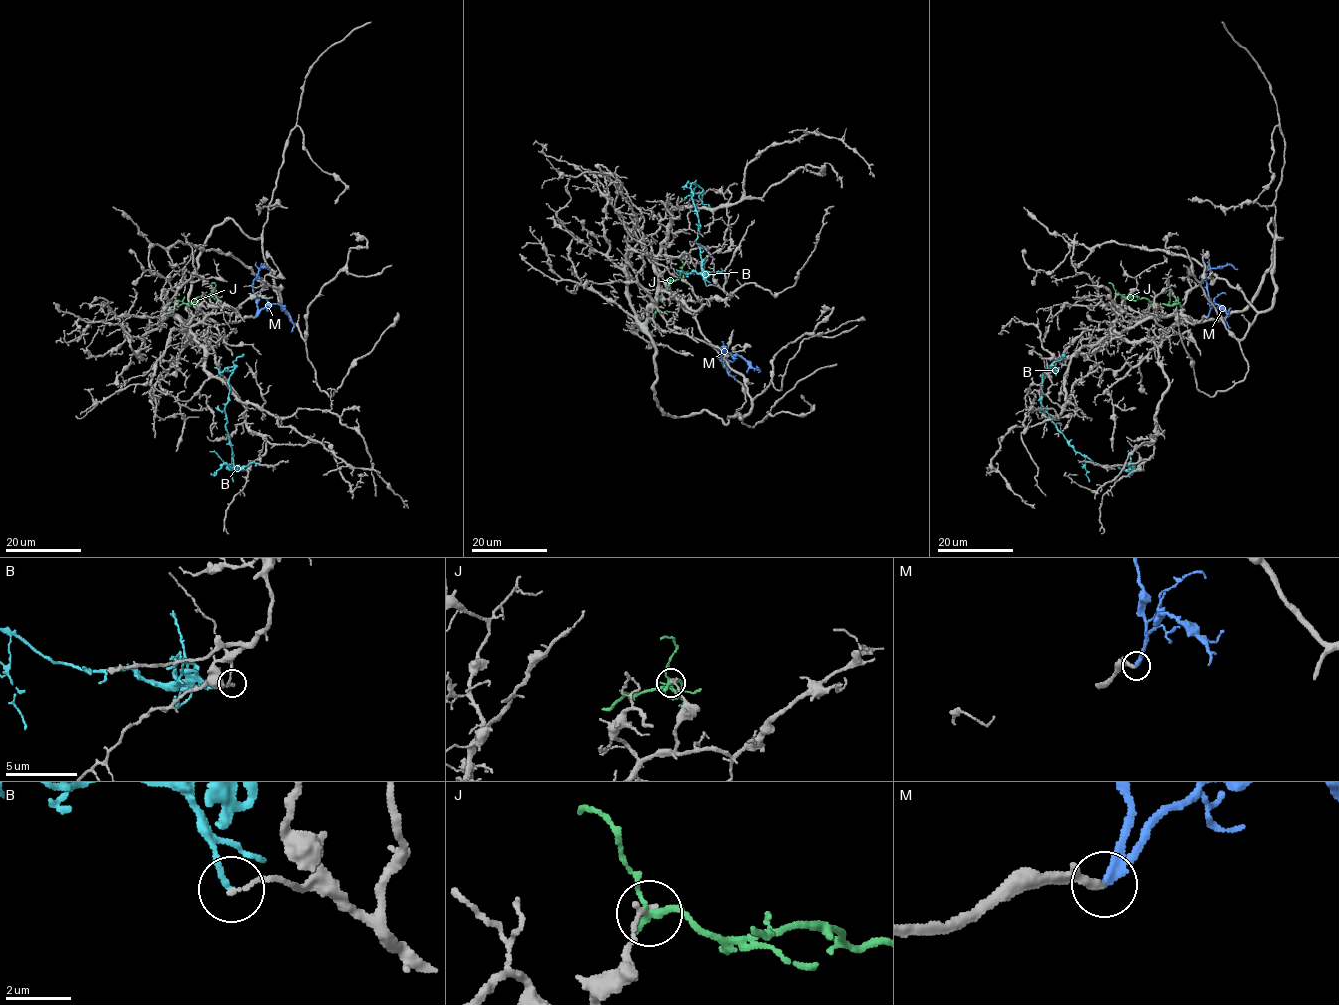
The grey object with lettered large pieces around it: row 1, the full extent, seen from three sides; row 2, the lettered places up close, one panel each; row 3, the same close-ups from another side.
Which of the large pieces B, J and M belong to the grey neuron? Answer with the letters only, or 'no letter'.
M

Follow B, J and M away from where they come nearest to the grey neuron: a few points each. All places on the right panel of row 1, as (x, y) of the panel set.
B: (1143, 469), (1097, 464), (1070, 445), (1041, 405), (1042, 374), (1047, 366), (1054, 372), (1059, 367)
J: (1117, 295), (1146, 298), (1158, 304), (1178, 303), (1182, 310)
M: (1207, 317), (1209, 297), (1205, 272), (1230, 265), (1238, 269)

